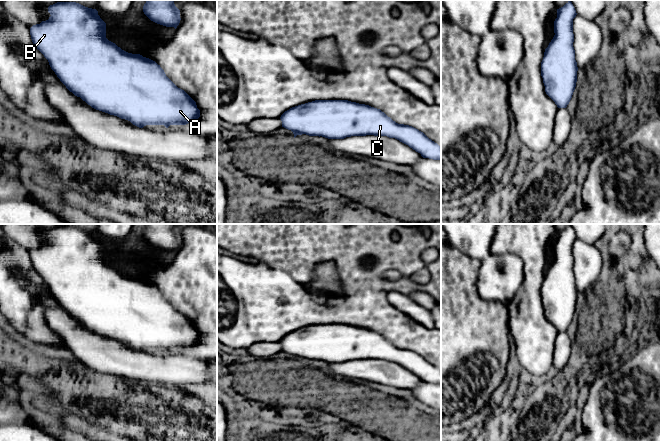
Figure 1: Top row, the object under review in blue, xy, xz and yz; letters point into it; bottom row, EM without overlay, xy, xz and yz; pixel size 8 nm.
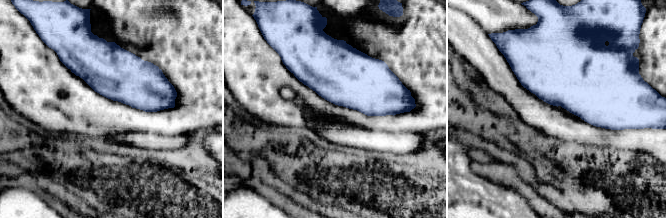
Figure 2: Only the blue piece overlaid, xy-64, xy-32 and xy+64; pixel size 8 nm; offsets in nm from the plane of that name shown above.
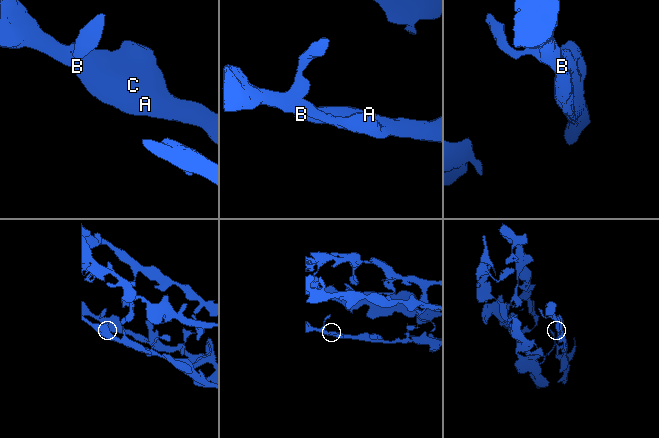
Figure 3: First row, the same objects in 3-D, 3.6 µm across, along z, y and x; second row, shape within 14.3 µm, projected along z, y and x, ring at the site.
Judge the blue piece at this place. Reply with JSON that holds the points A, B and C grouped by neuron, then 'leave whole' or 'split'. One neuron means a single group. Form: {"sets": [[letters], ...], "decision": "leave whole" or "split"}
{"sets": [["A", "B", "C"]], "decision": "leave whole"}

